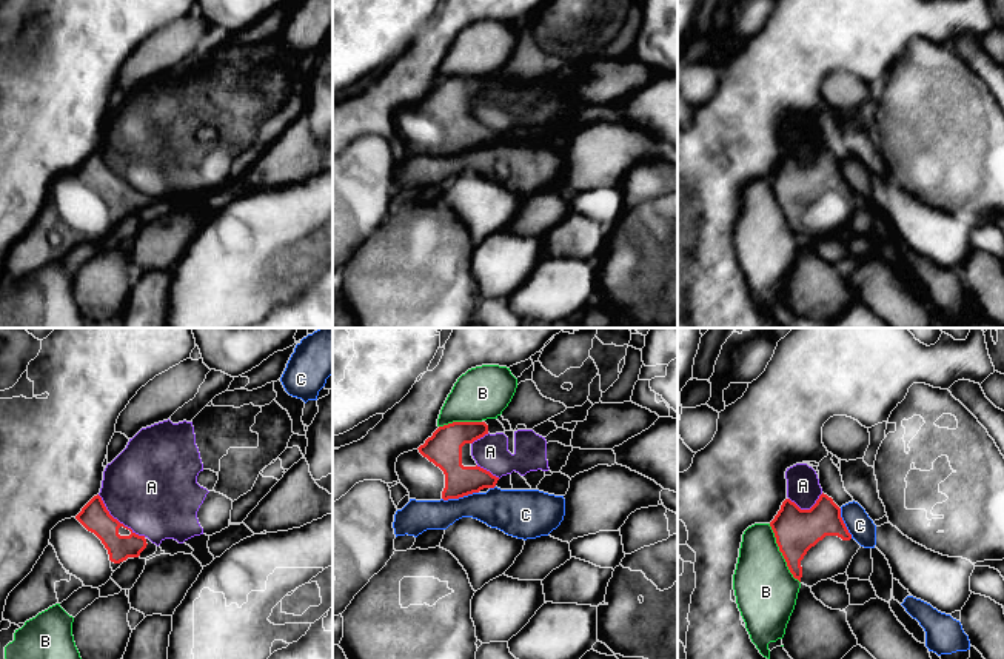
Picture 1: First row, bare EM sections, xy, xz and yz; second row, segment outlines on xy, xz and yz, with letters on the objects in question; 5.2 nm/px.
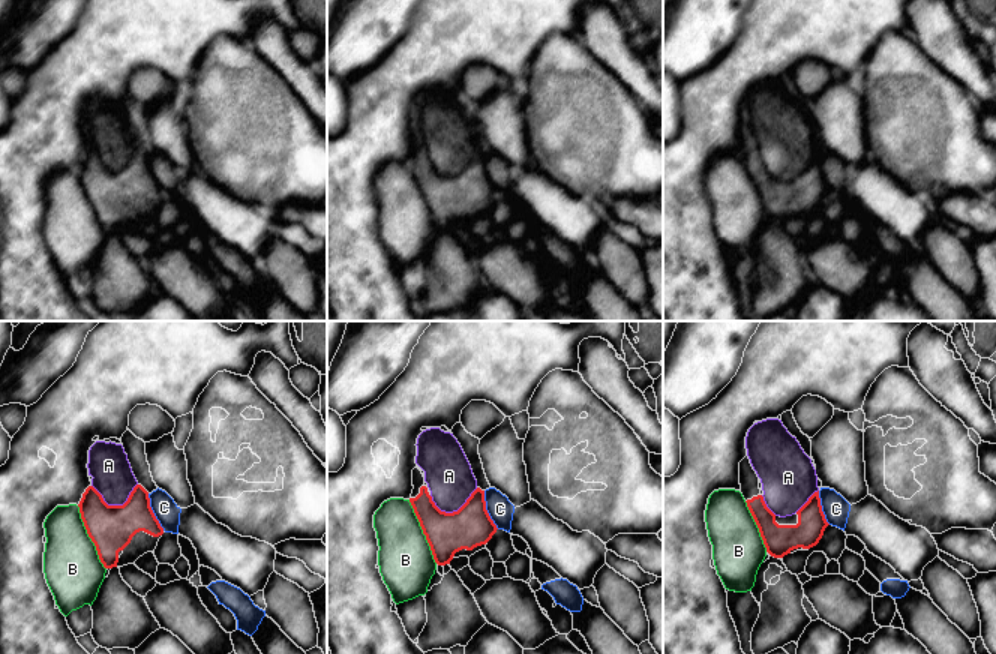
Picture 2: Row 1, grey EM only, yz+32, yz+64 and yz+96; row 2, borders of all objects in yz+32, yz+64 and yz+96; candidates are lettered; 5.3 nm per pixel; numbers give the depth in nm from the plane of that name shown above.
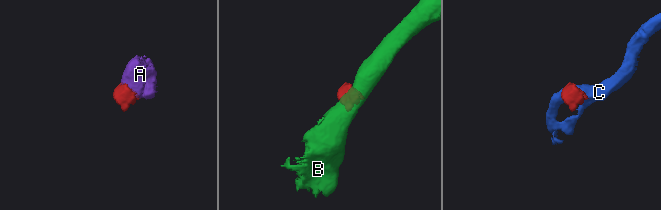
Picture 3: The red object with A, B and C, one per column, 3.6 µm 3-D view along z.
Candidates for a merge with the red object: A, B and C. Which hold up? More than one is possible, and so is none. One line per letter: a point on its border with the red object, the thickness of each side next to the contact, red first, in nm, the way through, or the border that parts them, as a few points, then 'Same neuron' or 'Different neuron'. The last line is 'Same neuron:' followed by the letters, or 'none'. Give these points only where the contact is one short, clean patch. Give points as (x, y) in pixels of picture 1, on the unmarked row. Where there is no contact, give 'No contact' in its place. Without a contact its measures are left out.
A: Touches red at xy (117, 176). Thickness 150 nm (red) against 480 nm. Path across: xy (94, 171), (117, 176), (151, 142). Same neuron
B: Touches red at yz (781, 207). Thickness 220 nm (red) against 320 nm. Boundary: yz (769, 179), (789, 227), (799, 237). Different neuron
C: Touches red at xz (459, 151). Thickness 180 nm (red) against 200 nm. Boundary: xz (478, 147), (455, 154), (442, 154). Different neuron
Same neuron: A

